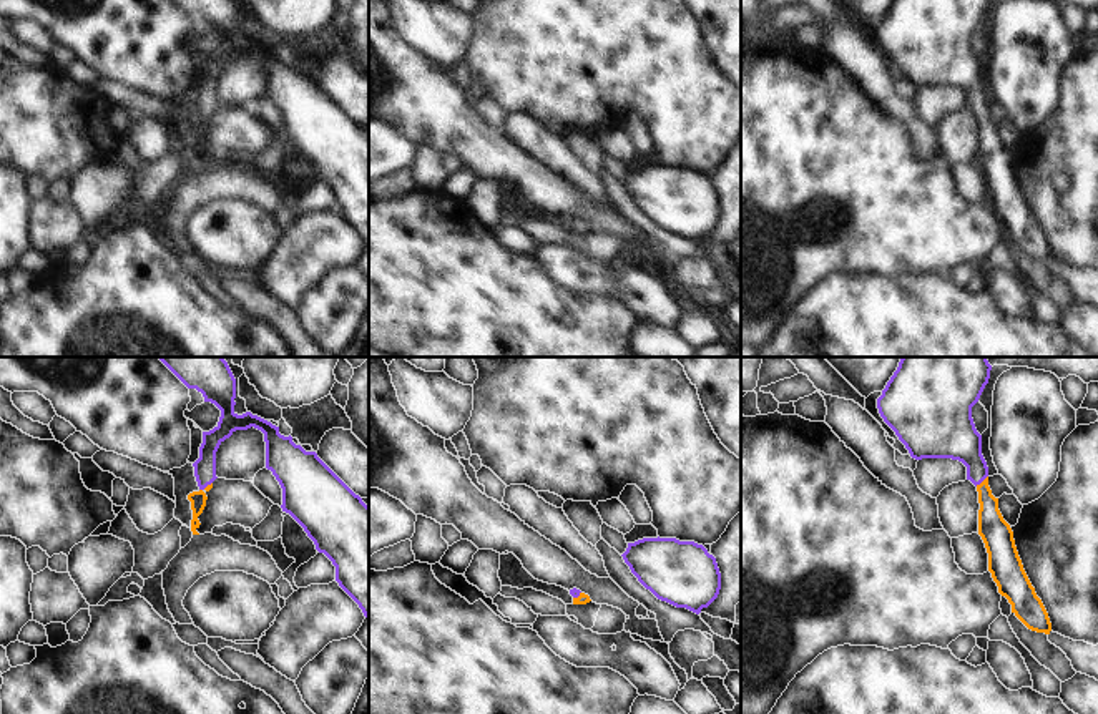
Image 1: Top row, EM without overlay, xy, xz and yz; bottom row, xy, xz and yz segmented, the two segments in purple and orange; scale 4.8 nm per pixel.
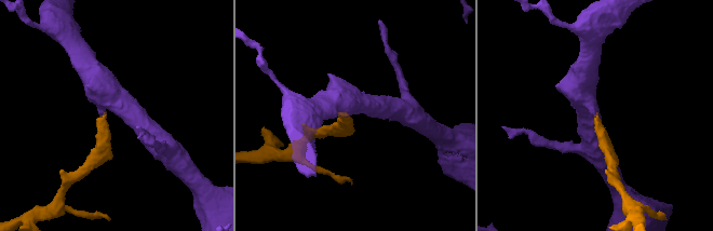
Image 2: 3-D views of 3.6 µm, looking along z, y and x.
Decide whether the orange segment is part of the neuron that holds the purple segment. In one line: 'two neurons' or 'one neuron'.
one neuron

